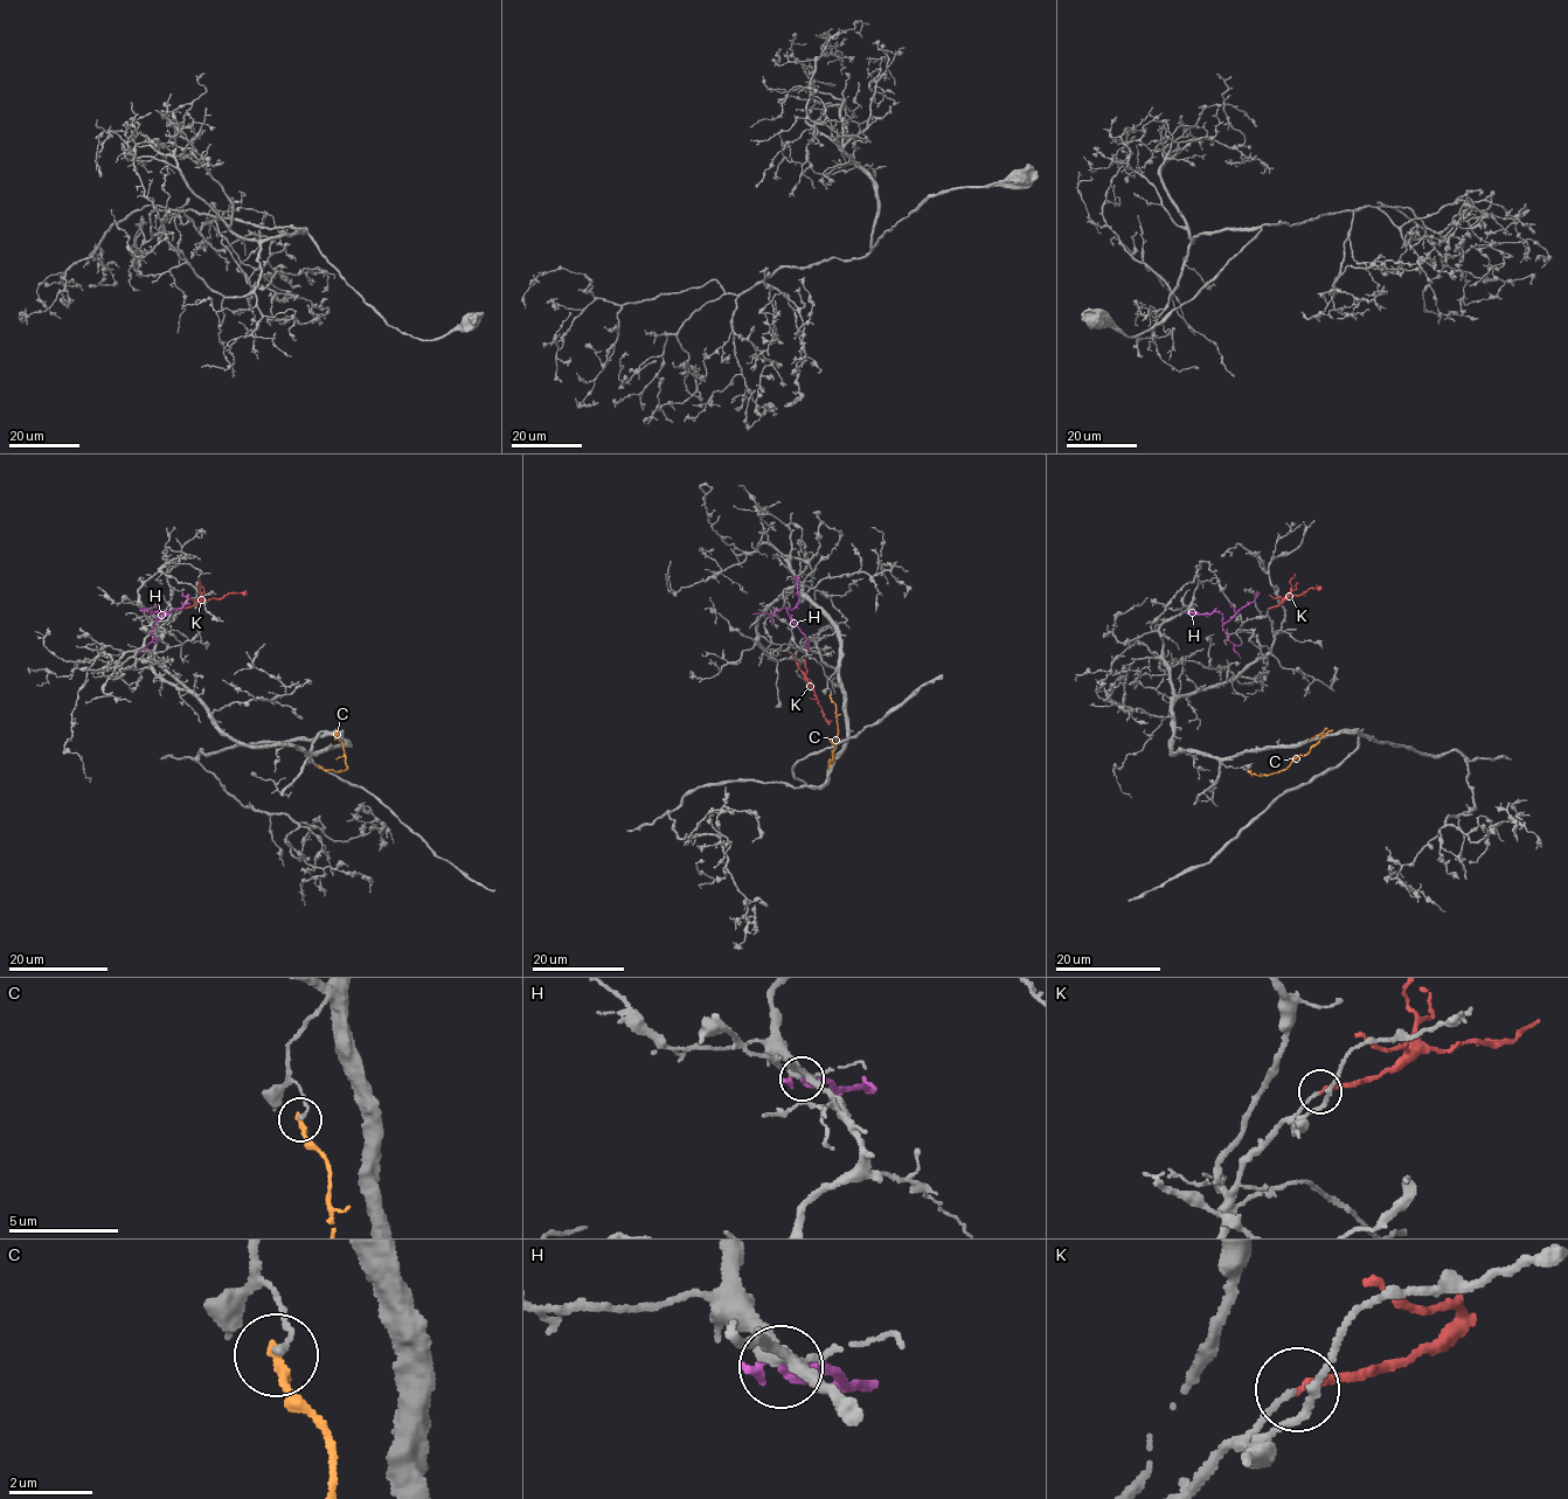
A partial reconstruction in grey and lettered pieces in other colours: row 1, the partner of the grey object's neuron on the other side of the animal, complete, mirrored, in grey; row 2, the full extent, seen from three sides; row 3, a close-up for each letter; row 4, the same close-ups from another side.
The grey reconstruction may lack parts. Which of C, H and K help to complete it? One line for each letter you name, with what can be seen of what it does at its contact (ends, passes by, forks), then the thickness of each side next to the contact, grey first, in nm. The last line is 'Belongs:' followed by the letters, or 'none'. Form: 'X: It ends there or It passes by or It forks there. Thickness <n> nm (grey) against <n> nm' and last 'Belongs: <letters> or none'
K: It ends there. Thickness 130 nm (grey) against 170 nm
Belongs: K

